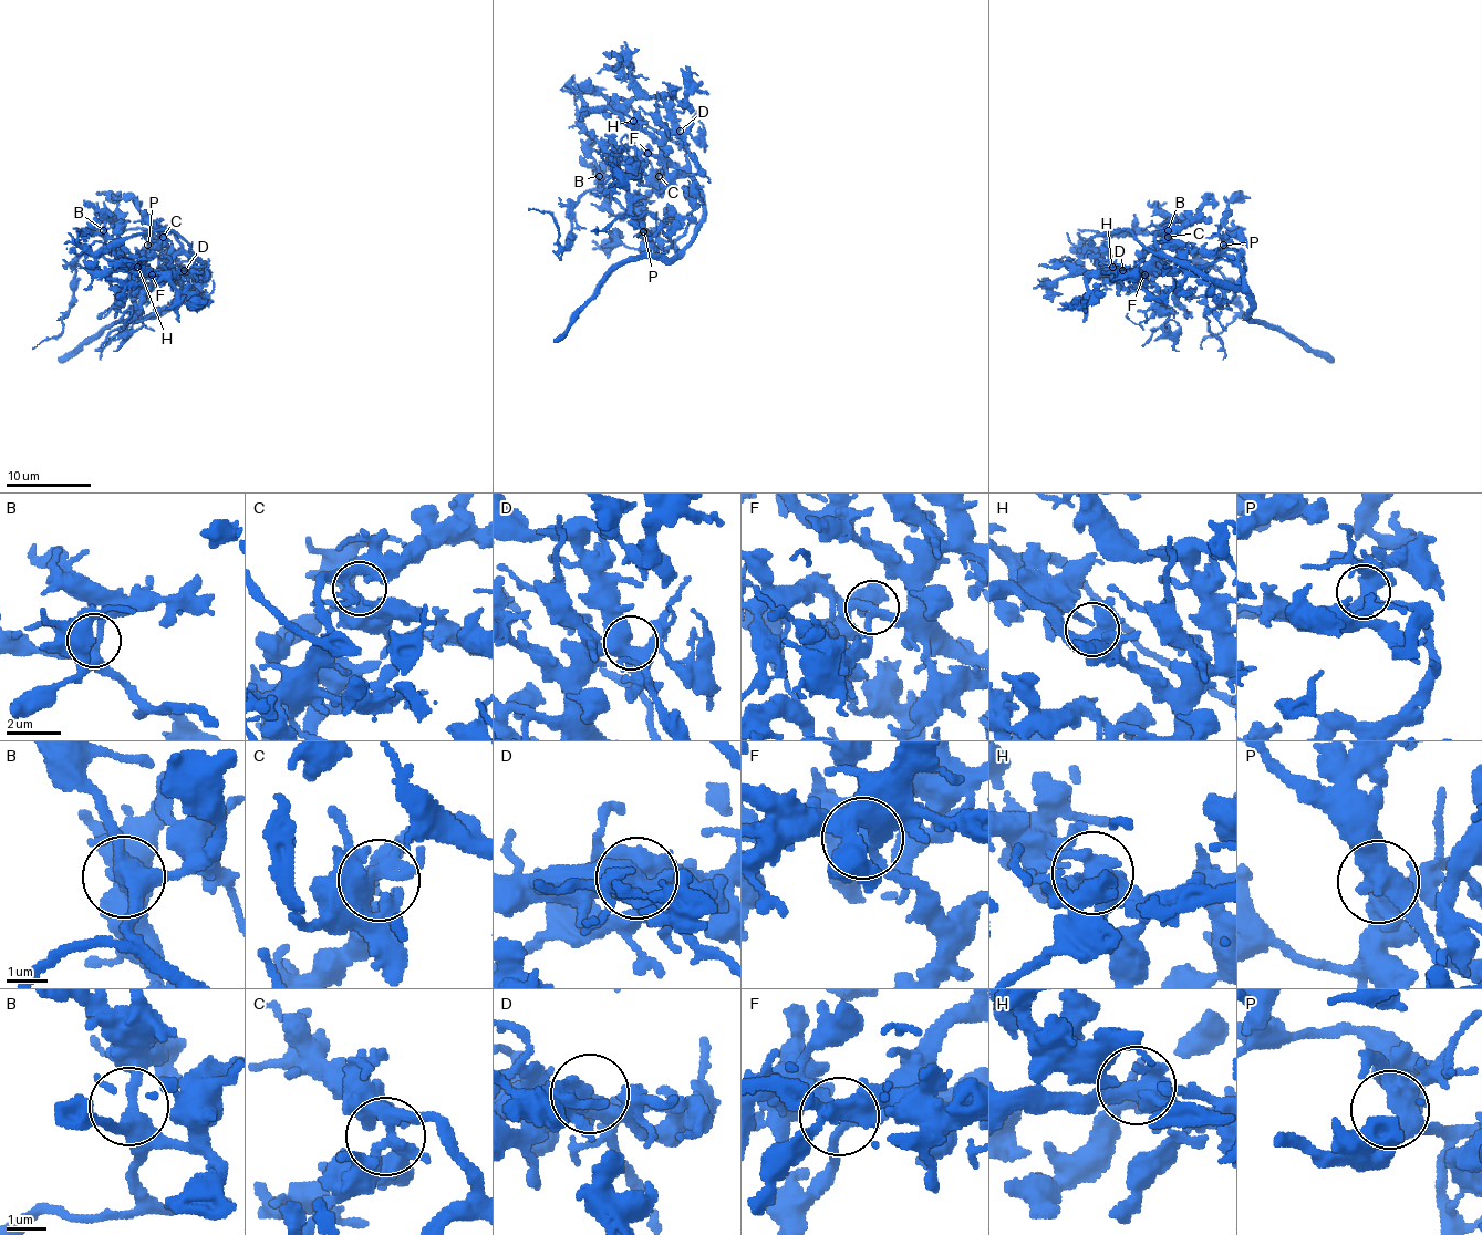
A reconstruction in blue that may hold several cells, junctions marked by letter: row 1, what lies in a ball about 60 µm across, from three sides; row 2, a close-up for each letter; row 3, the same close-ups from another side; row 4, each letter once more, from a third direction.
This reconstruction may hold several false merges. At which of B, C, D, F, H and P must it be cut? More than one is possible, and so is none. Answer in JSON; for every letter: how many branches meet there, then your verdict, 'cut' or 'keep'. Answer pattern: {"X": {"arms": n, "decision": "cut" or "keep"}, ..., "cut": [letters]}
{"B": {"arms": 3, "decision": "keep"}, "C": {"arms": 4, "decision": "keep"}, "D": {"arms": 4, "decision": "keep"}, "F": {"arms": 3, "decision": "keep"}, "H": {"arms": 4, "decision": "keep"}, "P": {"arms": 6, "decision": "keep"}, "cut": []}

